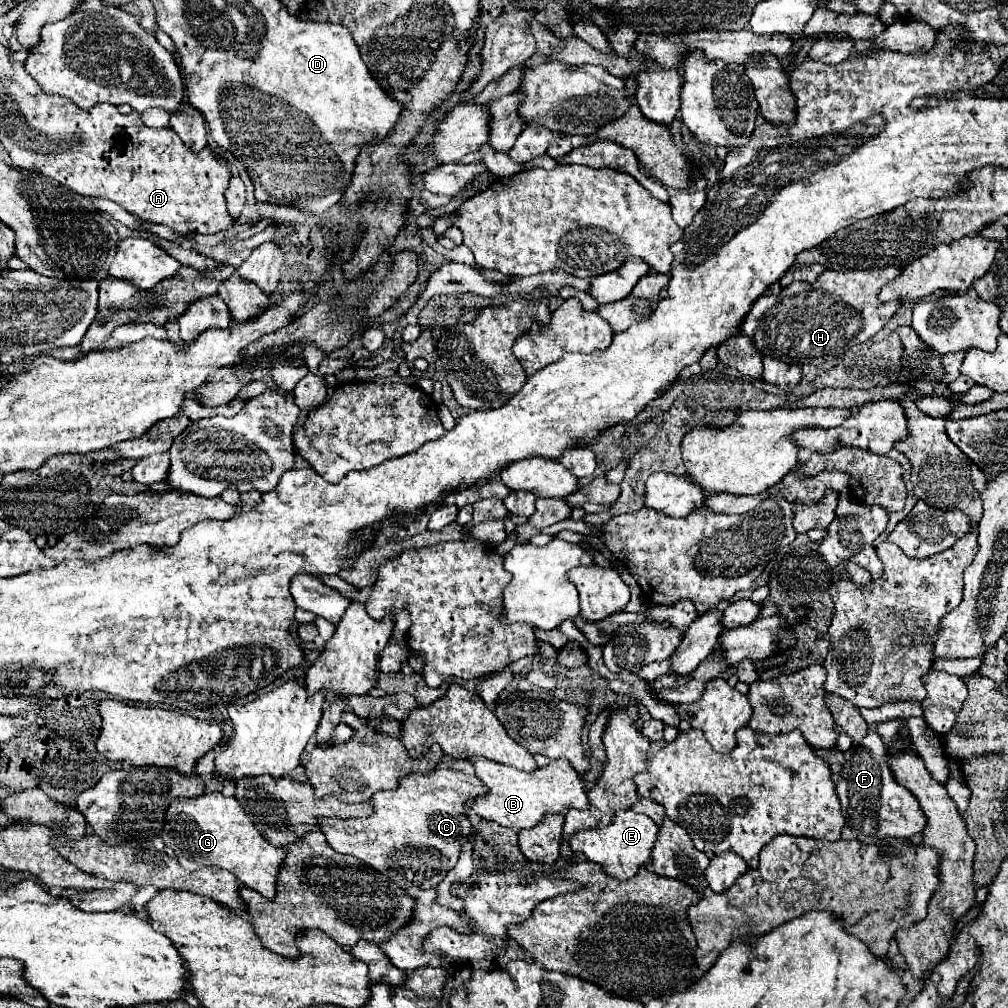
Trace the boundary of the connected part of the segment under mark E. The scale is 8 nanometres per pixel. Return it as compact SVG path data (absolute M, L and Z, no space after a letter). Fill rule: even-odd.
M618 810L614 814L610 826L596 828L596 830L582 830L574 836L570 836L570 848L576 854L584 854L588 860L598 862L604 866L604 870L620 880L628 880L638 872L638 866L644 866L650 862L650 852L654 846L654 838L658 834L658 826L652 818L646 814L638 814L634 810Z

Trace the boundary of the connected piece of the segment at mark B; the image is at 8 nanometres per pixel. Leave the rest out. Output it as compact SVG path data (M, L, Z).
M468 758L468 760L474 766L480 782L488 788L486 794L474 798L474 802L470 804L470 808L480 818L494 820L506 828L522 830L542 822L544 814L566 814L570 808L578 808L578 810L588 808L586 786L566 758L550 760L546 766L536 768L532 772L502 766L486 758Z

